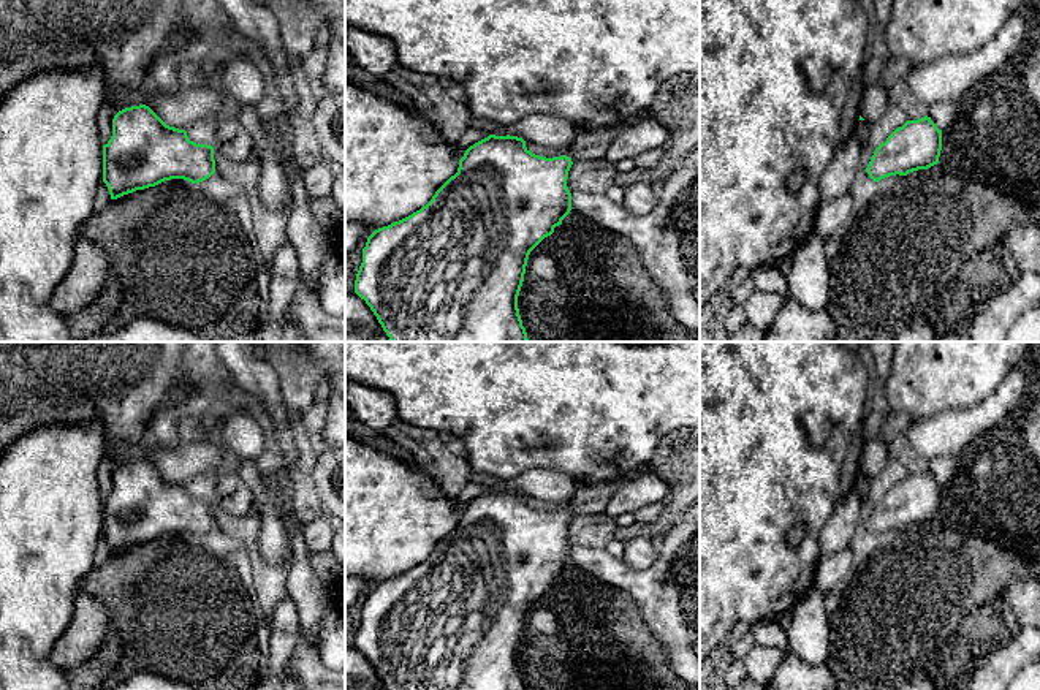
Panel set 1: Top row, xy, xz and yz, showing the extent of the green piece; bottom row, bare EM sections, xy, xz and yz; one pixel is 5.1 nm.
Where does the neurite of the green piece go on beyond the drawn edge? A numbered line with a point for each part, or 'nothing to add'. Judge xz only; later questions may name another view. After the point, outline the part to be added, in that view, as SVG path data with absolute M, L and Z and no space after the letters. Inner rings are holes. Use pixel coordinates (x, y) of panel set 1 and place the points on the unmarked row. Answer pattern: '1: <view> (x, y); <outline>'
1: xz (588, 500); M646 464L641 468L628 472L627 475L617 478L616 481L578 486L576 492L567 502L567 511L570 511L573 518L603 514L608 500L628 481L644 473L654 473L659 476L652 464Z

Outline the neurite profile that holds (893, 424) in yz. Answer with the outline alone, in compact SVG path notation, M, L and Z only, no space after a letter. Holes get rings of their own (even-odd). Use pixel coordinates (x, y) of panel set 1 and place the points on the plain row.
M890 413L882 419L879 438L890 443L898 435L905 434L913 424L915 421L909 413Z

